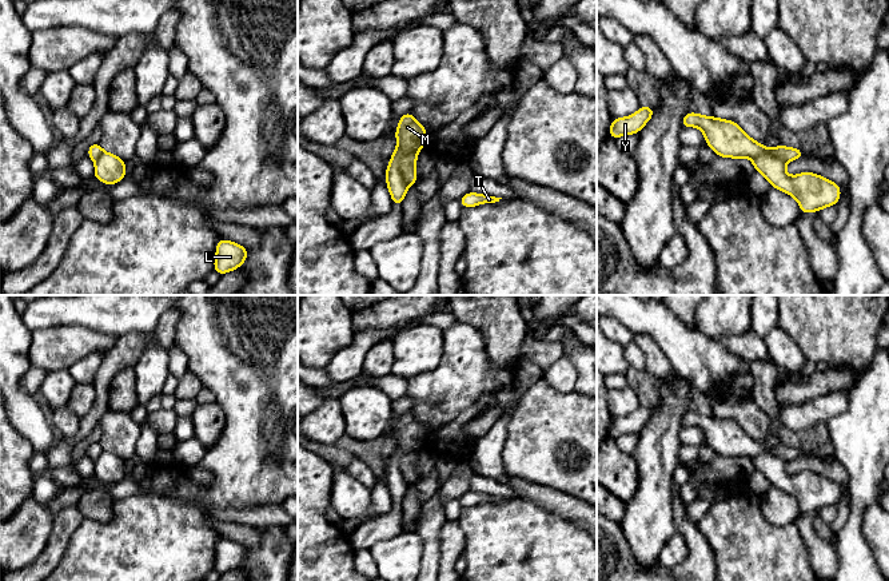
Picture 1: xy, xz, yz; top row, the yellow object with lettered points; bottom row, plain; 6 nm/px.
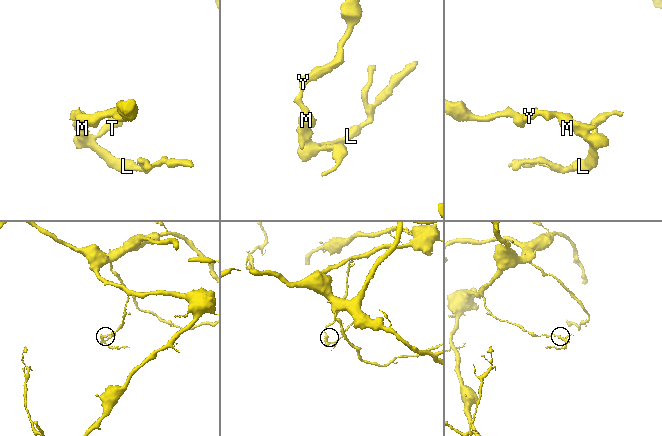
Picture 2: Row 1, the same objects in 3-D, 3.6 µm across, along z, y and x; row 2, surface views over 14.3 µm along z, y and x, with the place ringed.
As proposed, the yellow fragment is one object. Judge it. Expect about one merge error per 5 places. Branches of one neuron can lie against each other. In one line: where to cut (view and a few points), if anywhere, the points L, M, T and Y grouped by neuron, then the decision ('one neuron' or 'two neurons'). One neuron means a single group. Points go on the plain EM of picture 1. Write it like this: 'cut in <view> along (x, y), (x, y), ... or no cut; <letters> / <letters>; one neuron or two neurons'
cut in xz along (417, 449), (410, 449), (399, 464), (399, 472), (409, 484); L T / M Y; two neurons

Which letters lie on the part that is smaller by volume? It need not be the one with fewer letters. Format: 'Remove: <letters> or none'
Remove: L, T

